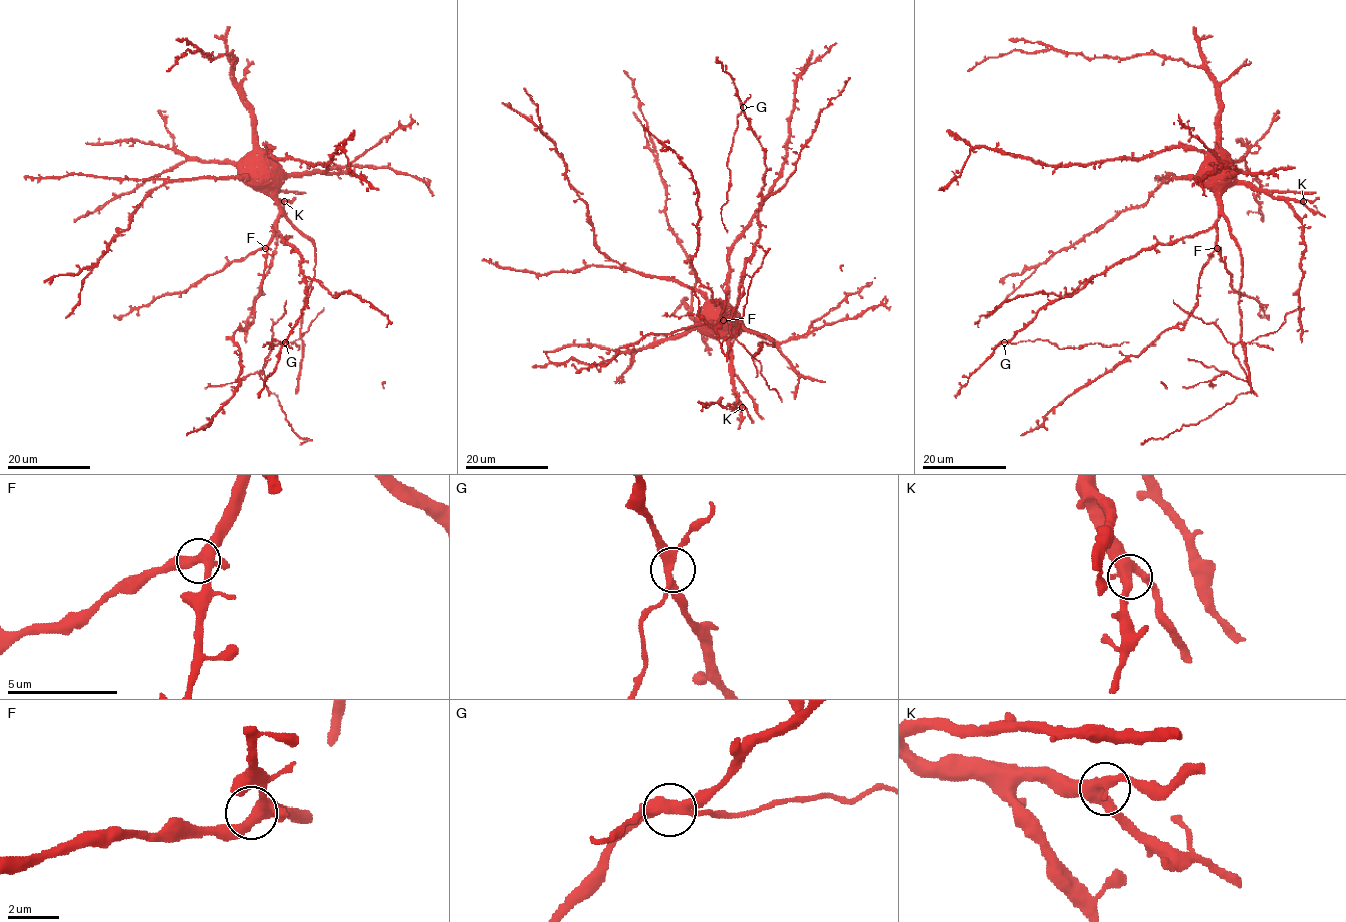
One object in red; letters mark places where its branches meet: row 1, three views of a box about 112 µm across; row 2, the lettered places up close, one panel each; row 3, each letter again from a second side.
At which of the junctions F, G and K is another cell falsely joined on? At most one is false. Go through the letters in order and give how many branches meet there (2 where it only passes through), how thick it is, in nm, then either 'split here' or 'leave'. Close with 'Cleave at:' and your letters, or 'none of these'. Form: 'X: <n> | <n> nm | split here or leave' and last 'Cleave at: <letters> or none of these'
F: 4 | 400 nm | leave
G: 4 | 340 nm | leave
K: 4 | 440 nm | leave
Cleave at: none of these

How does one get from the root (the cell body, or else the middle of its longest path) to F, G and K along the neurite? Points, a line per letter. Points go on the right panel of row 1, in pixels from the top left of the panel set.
F: (1229, 226), (1221, 215), (1217, 221), (1217, 248)
G: (1229, 226), (1221, 215), (1205, 230), (1120, 259), (1084, 280), (1071, 293), (1047, 302), (1004, 343)
K: (1229, 226), (1222, 209), (1221, 194), (1232, 185), (1265, 189), (1275, 197), (1303, 201)

